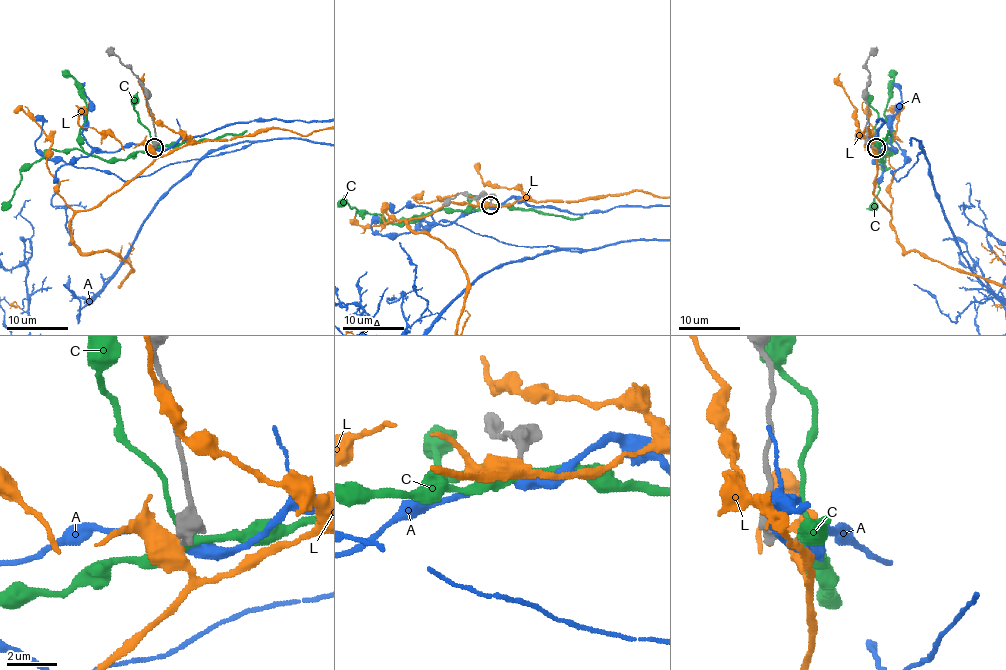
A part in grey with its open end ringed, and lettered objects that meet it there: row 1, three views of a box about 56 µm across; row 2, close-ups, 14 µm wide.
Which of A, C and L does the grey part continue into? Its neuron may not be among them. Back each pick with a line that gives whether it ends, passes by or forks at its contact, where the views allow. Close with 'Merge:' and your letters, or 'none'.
A: it passes by
Merge: A

